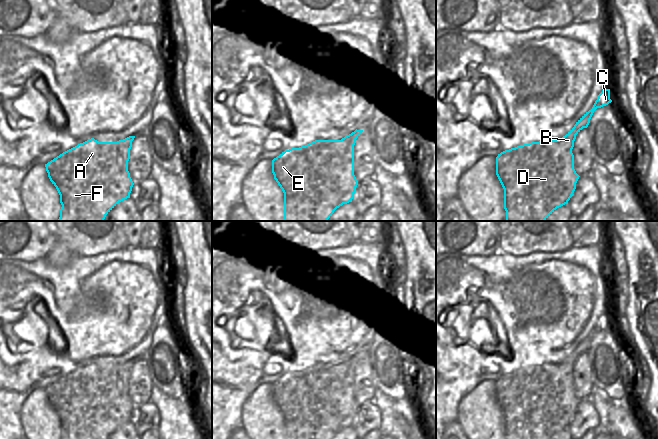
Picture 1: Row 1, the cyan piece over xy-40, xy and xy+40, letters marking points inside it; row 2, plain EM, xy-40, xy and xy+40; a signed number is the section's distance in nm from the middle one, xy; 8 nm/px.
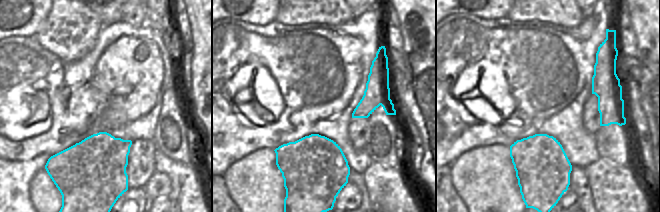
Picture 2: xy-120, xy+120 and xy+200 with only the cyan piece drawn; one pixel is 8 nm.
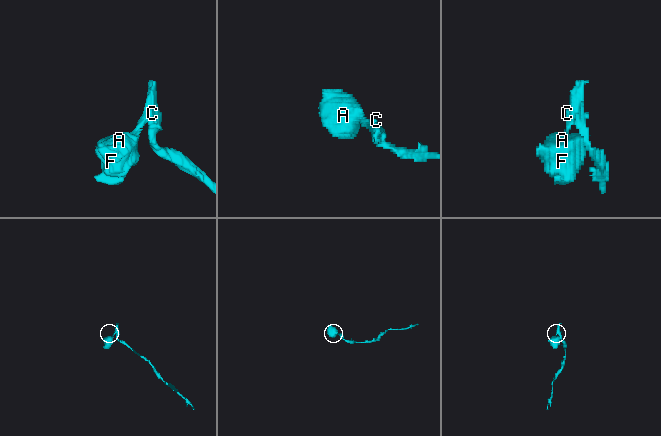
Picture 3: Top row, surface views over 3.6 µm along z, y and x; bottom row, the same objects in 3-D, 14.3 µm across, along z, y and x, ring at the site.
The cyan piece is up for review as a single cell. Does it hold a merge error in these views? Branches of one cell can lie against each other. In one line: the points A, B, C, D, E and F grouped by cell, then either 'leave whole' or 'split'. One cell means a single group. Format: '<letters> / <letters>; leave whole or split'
A B C D E F; leave whole

